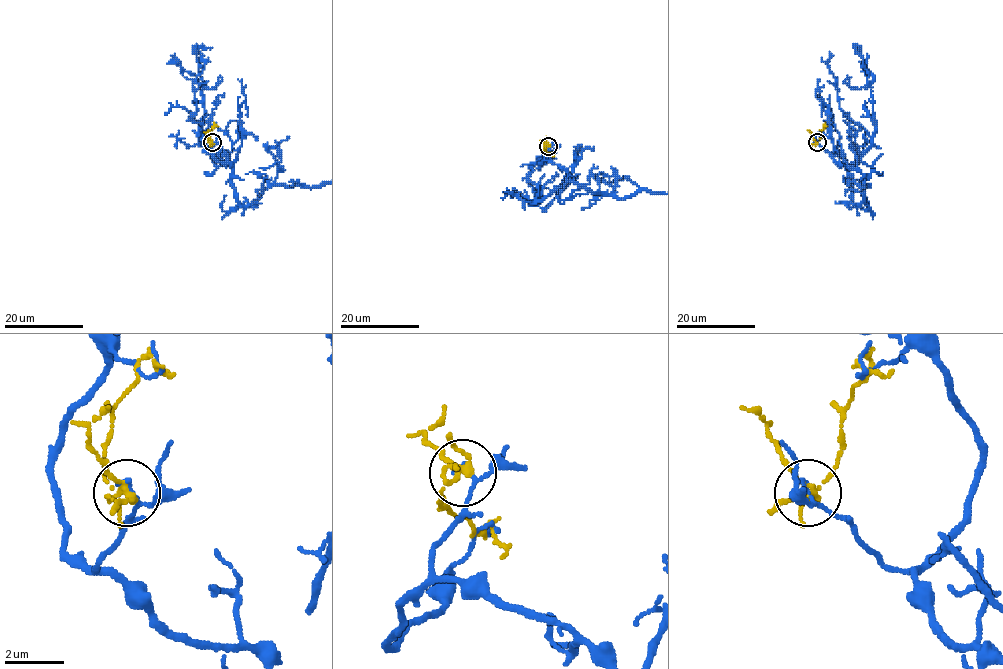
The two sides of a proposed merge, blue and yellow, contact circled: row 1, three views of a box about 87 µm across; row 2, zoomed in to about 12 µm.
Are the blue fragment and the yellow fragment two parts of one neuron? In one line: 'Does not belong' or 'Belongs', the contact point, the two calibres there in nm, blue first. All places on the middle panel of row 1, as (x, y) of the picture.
Does not belong. Place: (548, 146). Thickness 120 nm (blue) against 180 nm

